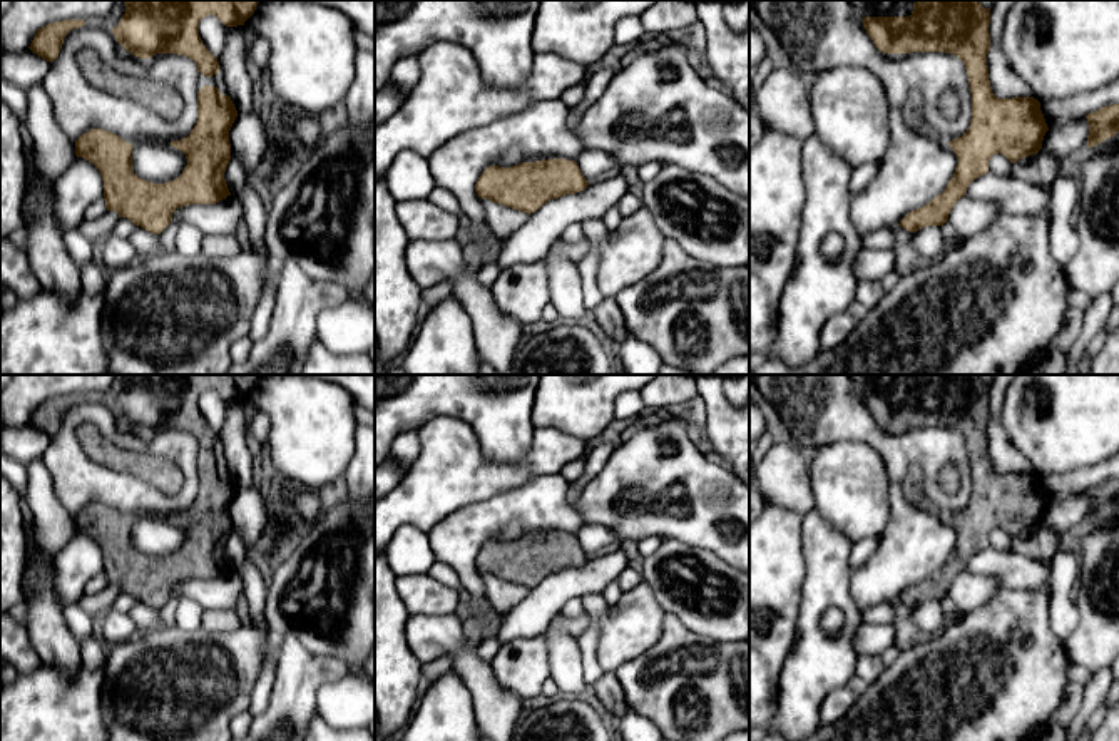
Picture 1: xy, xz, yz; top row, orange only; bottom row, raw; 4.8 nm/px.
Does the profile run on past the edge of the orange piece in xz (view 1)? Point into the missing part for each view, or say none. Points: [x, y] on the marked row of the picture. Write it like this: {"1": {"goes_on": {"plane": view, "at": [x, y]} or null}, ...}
{"1": {"goes_on": null}}

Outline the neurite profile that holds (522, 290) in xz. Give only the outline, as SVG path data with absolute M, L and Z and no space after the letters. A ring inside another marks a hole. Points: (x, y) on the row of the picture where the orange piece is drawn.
M549 258L505 268L492 286L497 306L522 325L539 321L550 301Z

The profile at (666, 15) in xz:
M659 0L641 15L647 33L667 33L697 22L696 0Z

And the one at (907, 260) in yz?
M895 226L893 231L895 244L892 251L895 253L895 271L900 276L905 276L927 264L927 261L913 249L913 233L902 226Z

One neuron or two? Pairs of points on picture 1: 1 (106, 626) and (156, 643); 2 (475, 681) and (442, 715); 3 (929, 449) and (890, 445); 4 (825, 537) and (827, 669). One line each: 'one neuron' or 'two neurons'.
1: two neurons
2: two neurons
3: one neuron
4: one neuron

